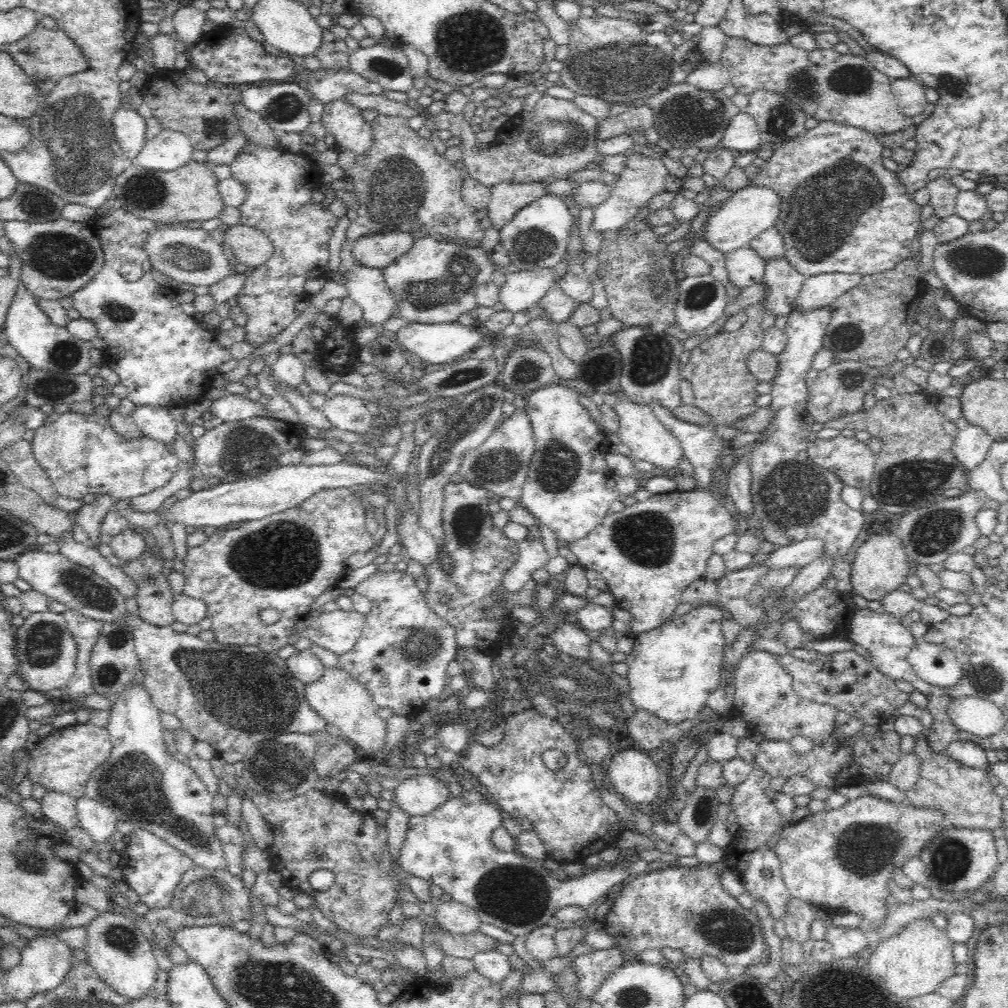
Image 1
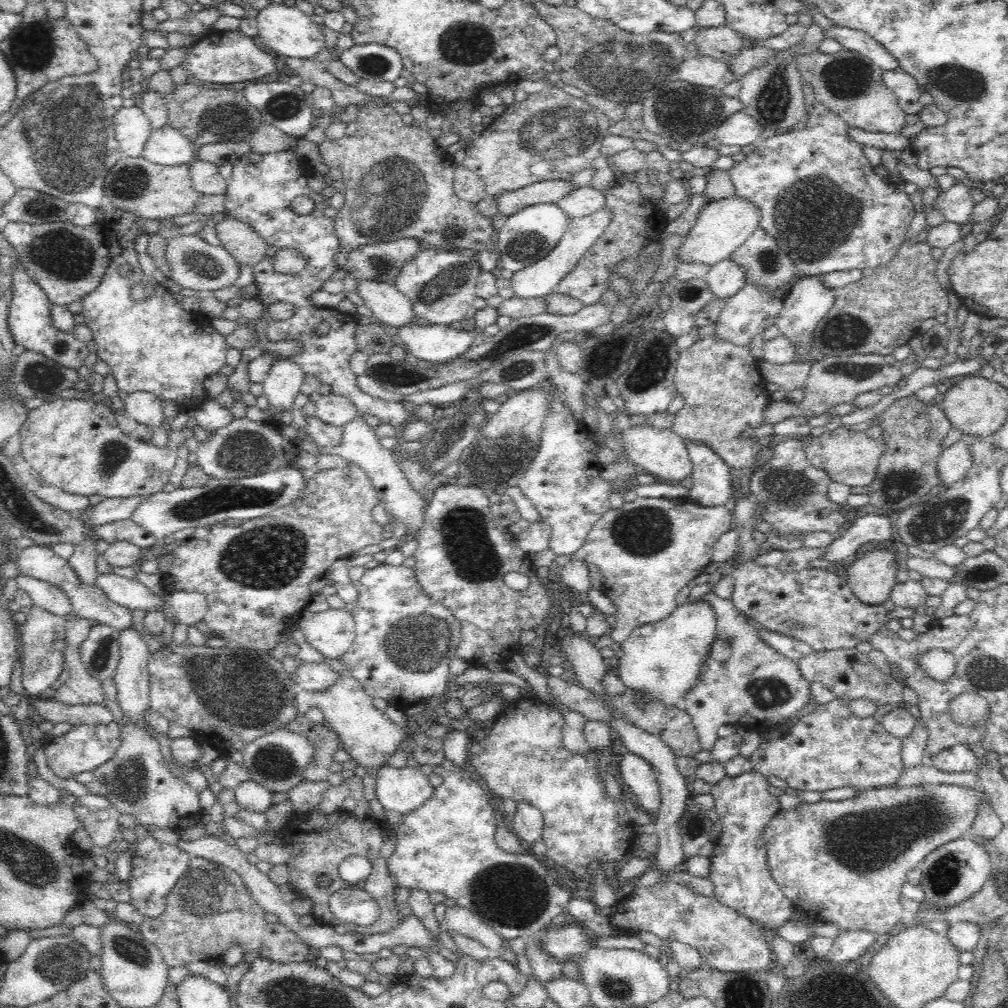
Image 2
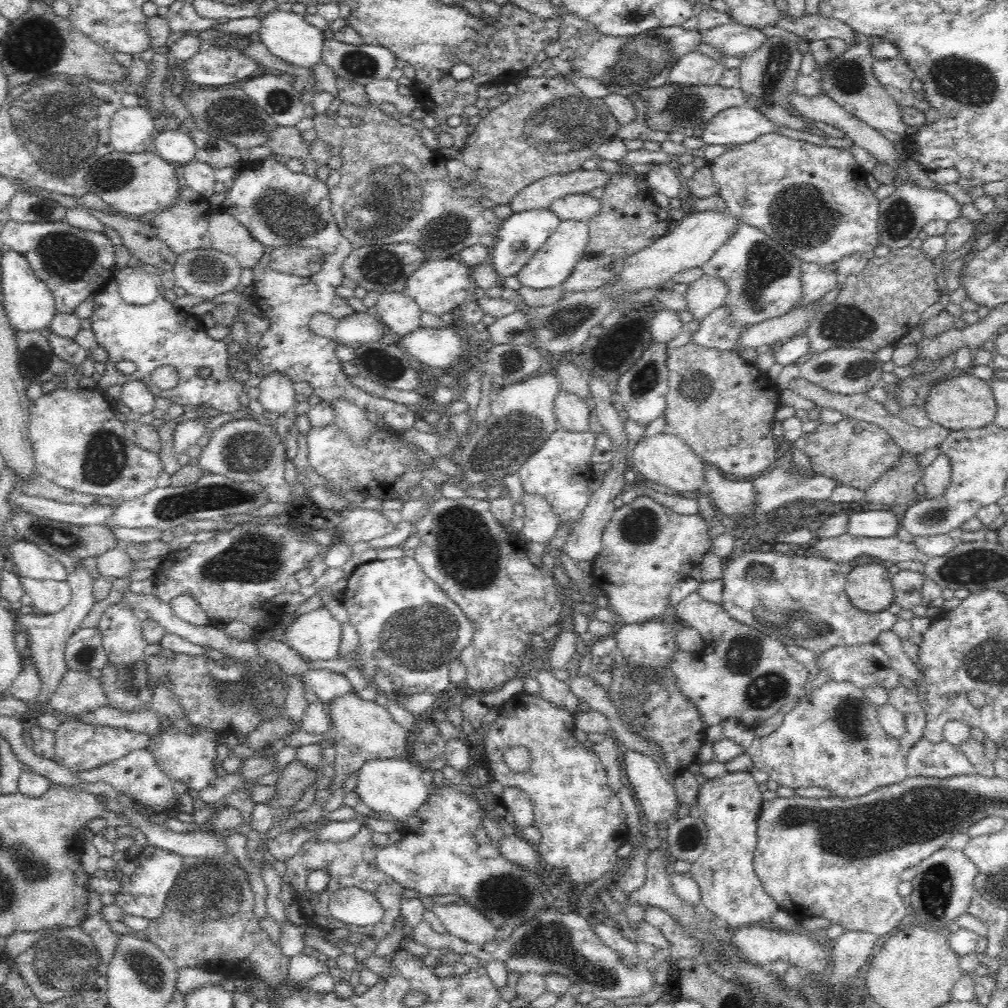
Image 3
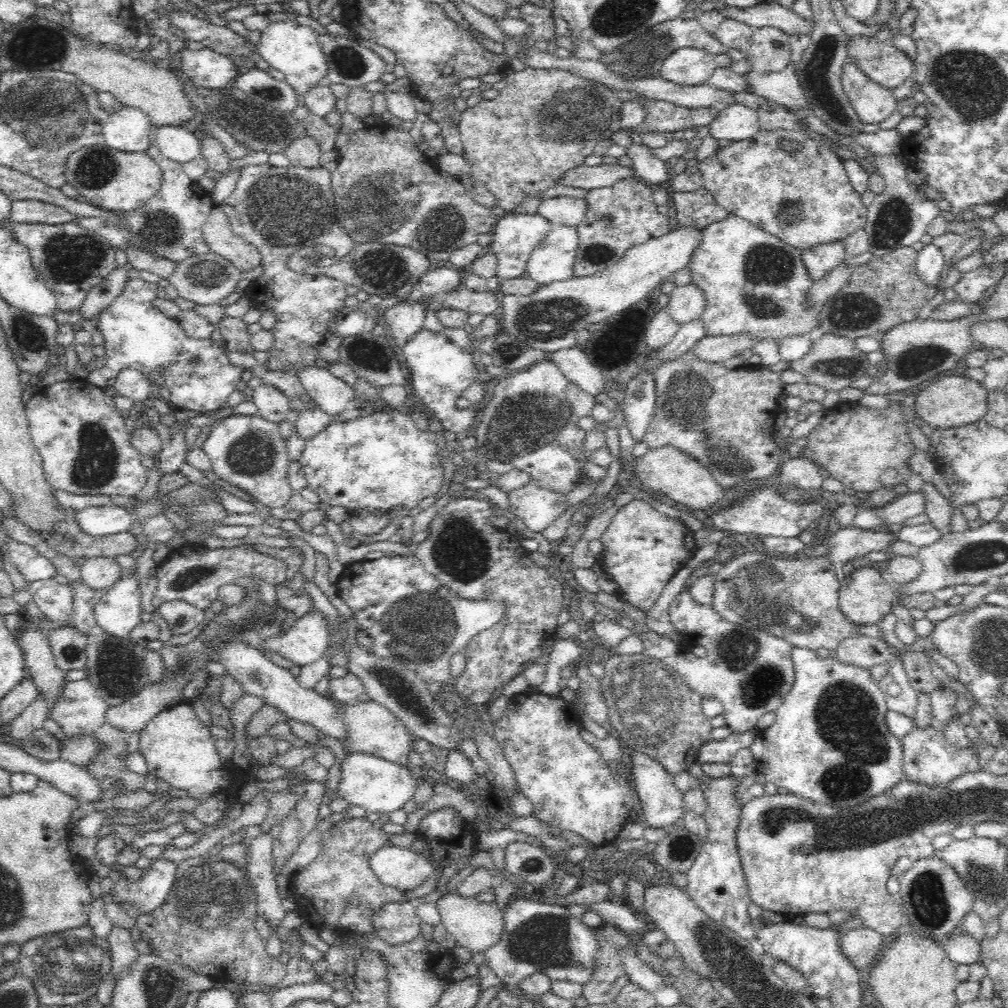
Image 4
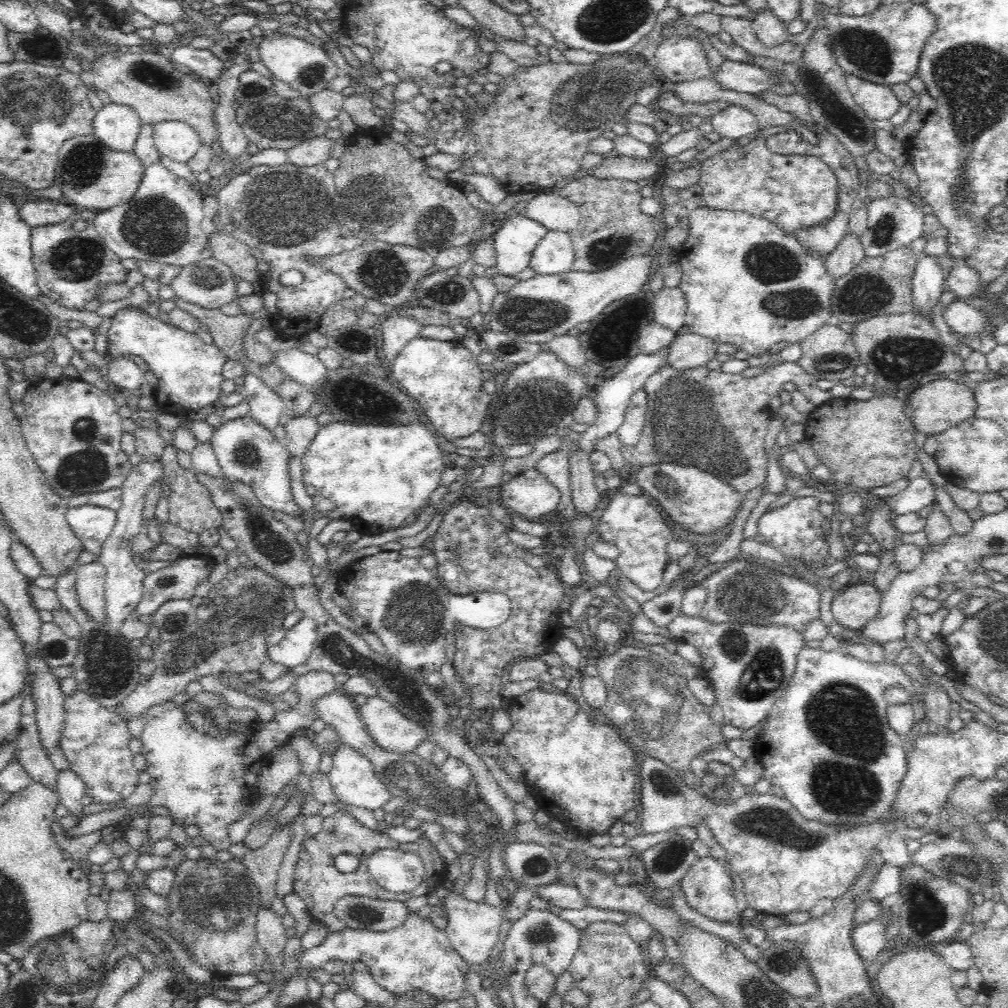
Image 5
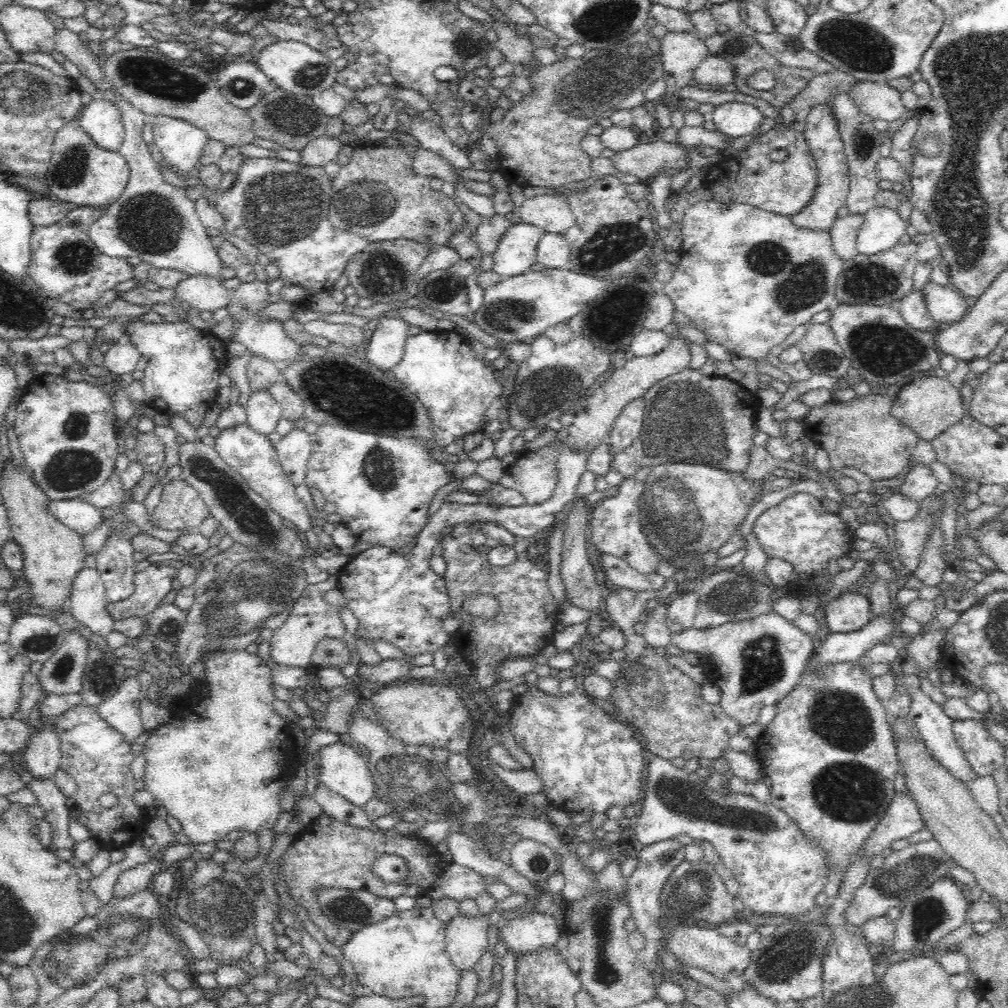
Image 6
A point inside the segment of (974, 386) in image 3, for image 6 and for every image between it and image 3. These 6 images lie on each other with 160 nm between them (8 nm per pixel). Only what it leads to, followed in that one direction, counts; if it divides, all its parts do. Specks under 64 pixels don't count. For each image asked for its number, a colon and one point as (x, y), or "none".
4: (952, 401)
5: (934, 407)
6: (929, 405)

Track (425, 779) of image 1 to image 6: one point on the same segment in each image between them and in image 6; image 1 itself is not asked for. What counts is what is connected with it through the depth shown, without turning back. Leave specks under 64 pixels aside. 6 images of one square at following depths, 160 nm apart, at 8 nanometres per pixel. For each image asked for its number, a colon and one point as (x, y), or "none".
2: (403, 790)
3: (395, 786)
4: (377, 785)
5: (353, 780)
6: (343, 768)

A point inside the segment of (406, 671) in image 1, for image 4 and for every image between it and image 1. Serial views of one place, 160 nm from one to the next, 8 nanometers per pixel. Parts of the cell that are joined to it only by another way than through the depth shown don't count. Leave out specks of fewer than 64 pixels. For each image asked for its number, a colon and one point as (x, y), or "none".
2: (404, 640)
3: (407, 626)
4: (413, 620)

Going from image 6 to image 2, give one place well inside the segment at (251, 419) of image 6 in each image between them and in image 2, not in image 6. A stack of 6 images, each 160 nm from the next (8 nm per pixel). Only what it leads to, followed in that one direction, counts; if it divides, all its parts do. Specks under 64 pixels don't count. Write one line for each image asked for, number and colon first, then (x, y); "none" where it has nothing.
2: (285, 378)
3: (277, 394)
4: (273, 405)
5: (266, 407)

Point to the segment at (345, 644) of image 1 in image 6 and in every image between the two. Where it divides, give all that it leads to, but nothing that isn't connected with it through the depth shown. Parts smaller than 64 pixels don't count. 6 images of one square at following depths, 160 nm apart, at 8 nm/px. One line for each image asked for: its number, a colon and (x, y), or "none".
2: (332, 632)
3: (317, 634)
4: (308, 639)
5: (300, 641)
6: (311, 619)

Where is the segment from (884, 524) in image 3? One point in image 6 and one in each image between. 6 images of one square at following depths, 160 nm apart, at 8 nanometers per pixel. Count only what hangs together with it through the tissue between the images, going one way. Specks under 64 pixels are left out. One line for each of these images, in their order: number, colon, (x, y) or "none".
4: (909, 505)
5: (920, 493)
6: (919, 483)

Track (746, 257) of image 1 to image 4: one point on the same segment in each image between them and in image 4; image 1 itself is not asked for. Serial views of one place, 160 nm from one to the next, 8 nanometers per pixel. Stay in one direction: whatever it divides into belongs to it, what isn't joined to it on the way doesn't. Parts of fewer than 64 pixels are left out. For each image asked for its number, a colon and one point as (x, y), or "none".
2: (725, 278)
3: (706, 294)
4: (688, 302)

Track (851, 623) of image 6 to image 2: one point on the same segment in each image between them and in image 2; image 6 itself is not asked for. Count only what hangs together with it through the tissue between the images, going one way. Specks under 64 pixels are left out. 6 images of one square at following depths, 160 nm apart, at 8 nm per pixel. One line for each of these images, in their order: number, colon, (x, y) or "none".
2: (872, 577)
3: (868, 586)
4: (865, 596)
5: (854, 606)

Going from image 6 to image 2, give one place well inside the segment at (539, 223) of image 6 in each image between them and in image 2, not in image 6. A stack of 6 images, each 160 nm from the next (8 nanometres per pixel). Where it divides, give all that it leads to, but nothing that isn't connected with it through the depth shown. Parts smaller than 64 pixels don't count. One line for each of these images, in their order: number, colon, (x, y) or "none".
2: (580, 202)
3: (576, 206)
4: (567, 210)
5: (555, 212)

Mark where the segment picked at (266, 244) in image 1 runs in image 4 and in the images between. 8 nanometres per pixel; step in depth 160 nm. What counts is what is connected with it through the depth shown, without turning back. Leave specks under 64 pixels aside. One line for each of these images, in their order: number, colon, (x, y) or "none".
2: (246, 246)
3: (227, 235)
4: (217, 230)

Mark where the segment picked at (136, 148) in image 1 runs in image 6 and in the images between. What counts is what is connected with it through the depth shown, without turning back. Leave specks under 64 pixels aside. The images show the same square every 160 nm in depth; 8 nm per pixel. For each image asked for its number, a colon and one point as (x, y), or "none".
2: (132, 128)
3: (132, 130)
4: (127, 129)
5: (118, 127)
6: (103, 121)

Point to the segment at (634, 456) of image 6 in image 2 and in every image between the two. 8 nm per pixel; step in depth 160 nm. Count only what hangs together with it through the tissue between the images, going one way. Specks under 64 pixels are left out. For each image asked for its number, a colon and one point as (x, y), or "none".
2: (724, 393)
3: (722, 406)
4: (724, 418)
5: (710, 419)

